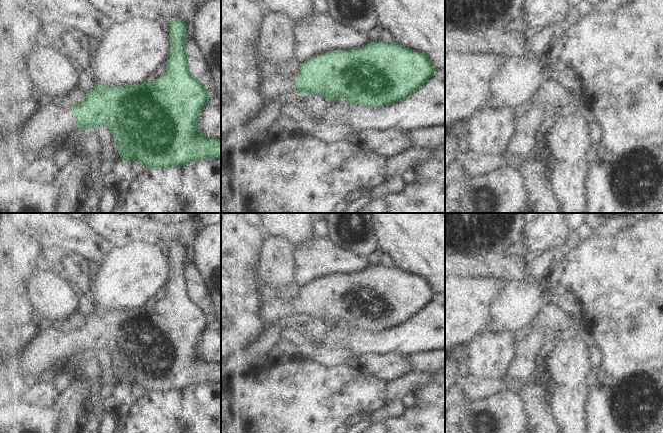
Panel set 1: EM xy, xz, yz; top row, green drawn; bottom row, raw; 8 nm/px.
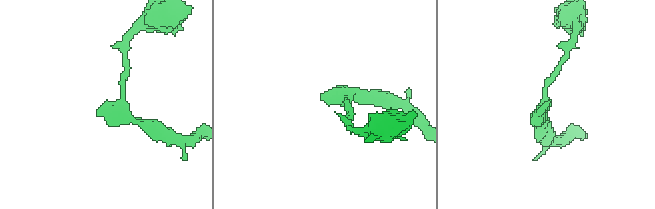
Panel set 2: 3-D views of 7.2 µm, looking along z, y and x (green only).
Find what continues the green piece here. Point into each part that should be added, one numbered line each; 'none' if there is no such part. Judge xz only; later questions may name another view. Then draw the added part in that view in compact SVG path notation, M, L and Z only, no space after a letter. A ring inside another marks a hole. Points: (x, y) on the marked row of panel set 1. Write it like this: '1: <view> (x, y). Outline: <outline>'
1: xz (275, 85). Outline: M267 71L255 85L263 98L271 103L297 94L296 76L289 71Z

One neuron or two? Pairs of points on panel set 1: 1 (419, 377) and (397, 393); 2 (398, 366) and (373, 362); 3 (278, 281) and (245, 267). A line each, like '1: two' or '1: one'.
1: one
2: one
3: two

